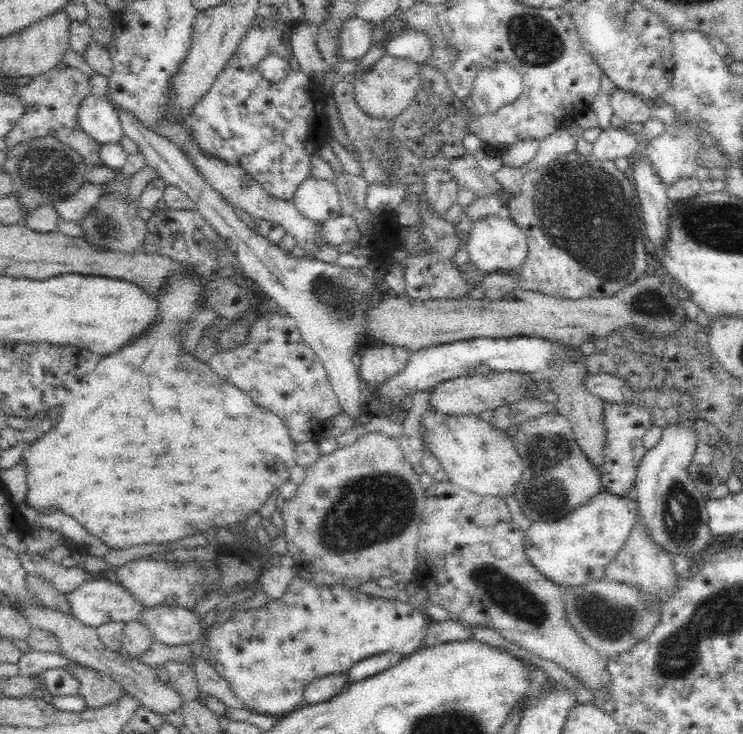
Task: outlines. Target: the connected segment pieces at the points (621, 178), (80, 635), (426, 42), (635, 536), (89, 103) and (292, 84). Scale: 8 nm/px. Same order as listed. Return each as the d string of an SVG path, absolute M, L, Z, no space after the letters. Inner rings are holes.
M576 151L558 156L556 160L552 160L539 169L525 171L520 192L511 195L507 209L507 215L522 229L528 241L527 258L524 259L519 270L519 288L551 295L558 299L603 298L613 296L640 278L648 270L646 268L648 262L646 262L646 248L644 248L644 238L642 238L641 209L636 208L638 196L634 195L632 185L632 179L629 178L628 174L621 172L614 165L614 161L601 161L593 154L583 155L579 152L576 153Z
M31 606L18 611L34 628L44 629L56 635L61 653L66 658L112 677L122 686L126 694L136 697L139 704L146 707L146 709L158 715L181 712L183 709L181 693L174 690L168 682L158 679L154 666L148 664L144 659L131 658L129 655L106 649L100 643L98 633L96 633L94 627L82 624L82 621L74 618L73 615L64 614L50 607Z
M404 29L399 36L385 42L386 53L392 56L410 58L424 64L431 55L433 44L425 32L414 29Z
M636 504L636 524L630 528L628 538L620 548L620 552L616 554L614 560L606 568L606 577L610 580L623 582L628 586L641 588L647 590L652 594L666 594L672 592L676 582L678 582L678 575L675 572L671 555L667 553L665 548L656 544L649 536L647 528L639 518L639 507Z
M92 95L83 100L79 125L100 144L118 143L124 136L117 109L106 97Z
M255 16L235 55L219 72L204 97L194 104L189 113L188 125L191 126L193 140L204 152L210 156L218 156L228 164L242 167L266 192L284 200L295 198L297 189L312 176L310 158L319 150L320 144L326 141L325 137L330 129L322 106L312 94L310 77L302 72L298 61L290 52L289 43L283 40L280 20L261 16ZM269 54L277 54L288 61L290 72L282 82L274 84L266 81L257 69L260 60Z

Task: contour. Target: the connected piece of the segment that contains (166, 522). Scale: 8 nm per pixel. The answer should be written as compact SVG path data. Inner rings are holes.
M184 263L184 270L170 276L166 280L167 284L161 289L161 292L154 295L159 307L159 316L154 325L150 325L145 332L142 332L136 339L128 340L126 346L120 348L120 352L114 352L112 356L101 356L100 364L96 364L96 370L90 372L78 382L78 386L66 395L64 404L60 404L60 410L56 414L57 422L53 424L49 432L40 433L39 430L36 438L28 441L27 446L21 454L20 462L23 462L26 480L26 495L23 501L27 506L32 507L39 514L49 513L50 510L62 510L64 514L70 514L76 522L80 522L92 536L100 538L108 548L120 550L120 548L130 548L130 546L140 546L140 544L162 544L165 542L174 542L179 538L186 538L196 533L205 533L208 528L214 526L234 526L242 520L246 520L252 512L256 512L262 502L268 500L268 496L284 484L290 476L290 468L296 465L294 461L294 444L290 440L288 428L282 424L282 420L264 408L258 408L252 404L252 400L240 392L236 386L228 384L224 378L220 378L216 372L213 372L207 363L194 357L195 351L185 352L182 350L182 340L189 330L188 324L195 320L196 315L202 312L206 304L206 286L216 277L226 277L228 281L236 283L245 282L244 274L240 269L239 263L232 266L218 266L210 270L203 269L198 264Z

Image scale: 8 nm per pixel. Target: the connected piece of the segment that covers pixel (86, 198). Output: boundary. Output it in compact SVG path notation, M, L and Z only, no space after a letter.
M84 182L68 197L56 198L52 200L51 204L64 220L76 223L98 204L98 198L102 194L104 194L104 185L102 183L92 184Z

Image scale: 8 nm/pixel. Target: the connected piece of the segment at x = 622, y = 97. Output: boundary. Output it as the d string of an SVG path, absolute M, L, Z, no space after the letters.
M620 89L614 90L609 98L614 114L626 124L644 124L651 118L652 103L647 99Z

